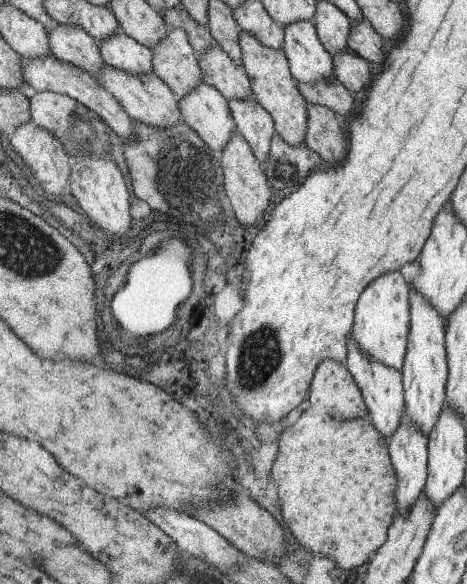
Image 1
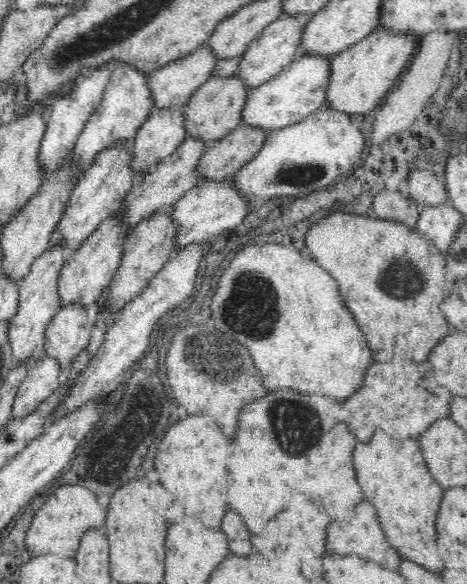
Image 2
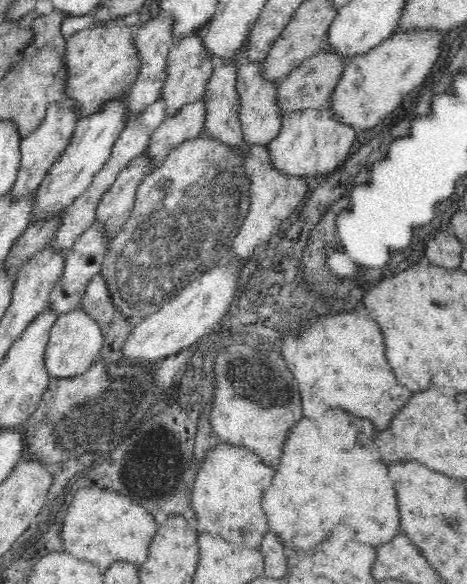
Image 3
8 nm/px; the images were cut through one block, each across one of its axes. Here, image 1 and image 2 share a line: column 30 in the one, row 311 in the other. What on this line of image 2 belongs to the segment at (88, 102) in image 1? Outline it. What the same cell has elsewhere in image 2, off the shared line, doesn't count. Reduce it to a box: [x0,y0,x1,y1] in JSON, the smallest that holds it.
[45,304,93,370]

